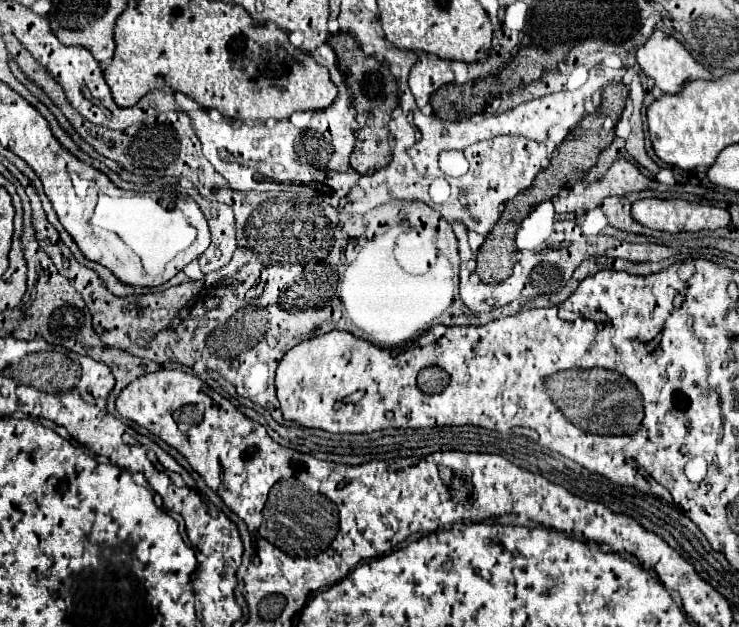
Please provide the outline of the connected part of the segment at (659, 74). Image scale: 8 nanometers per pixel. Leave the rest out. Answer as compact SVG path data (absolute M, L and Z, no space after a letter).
M655 30L651 34L651 38L637 50L637 62L641 66L641 70L655 80L655 86L659 86L665 94L677 94L683 90L683 86L691 80L703 78L703 80L711 80L711 74L673 38L667 36L661 30Z

